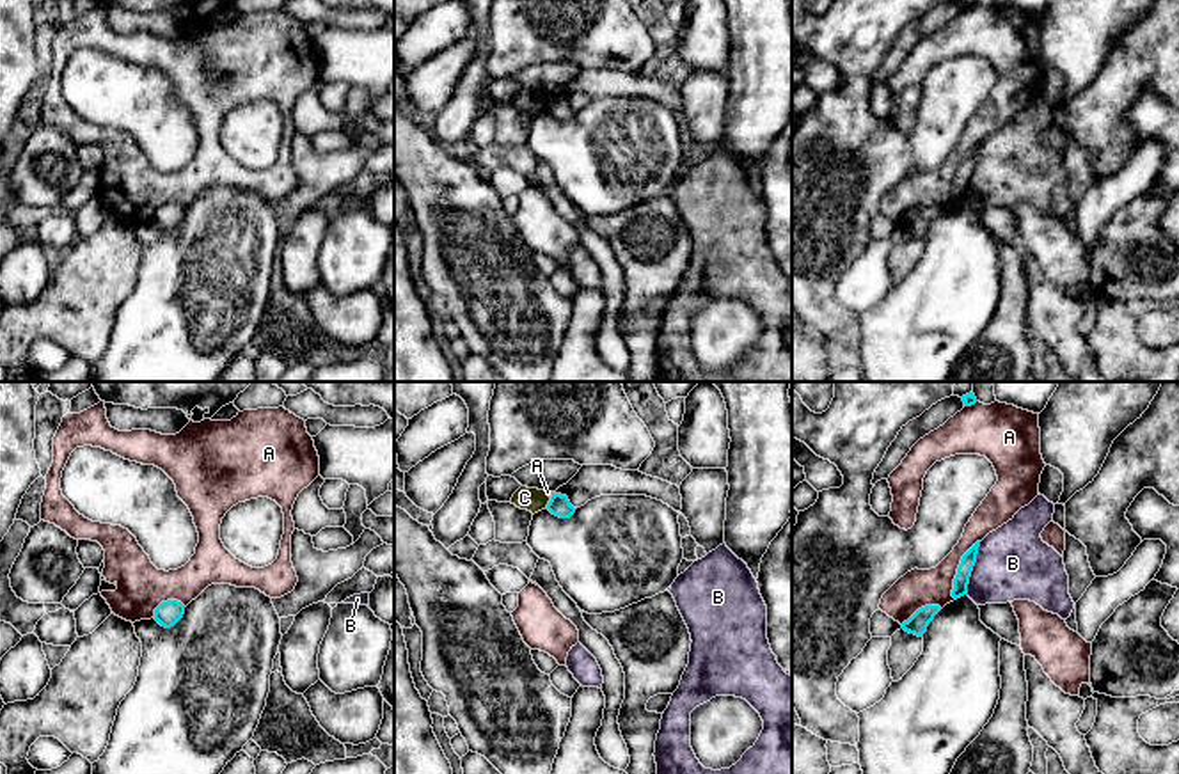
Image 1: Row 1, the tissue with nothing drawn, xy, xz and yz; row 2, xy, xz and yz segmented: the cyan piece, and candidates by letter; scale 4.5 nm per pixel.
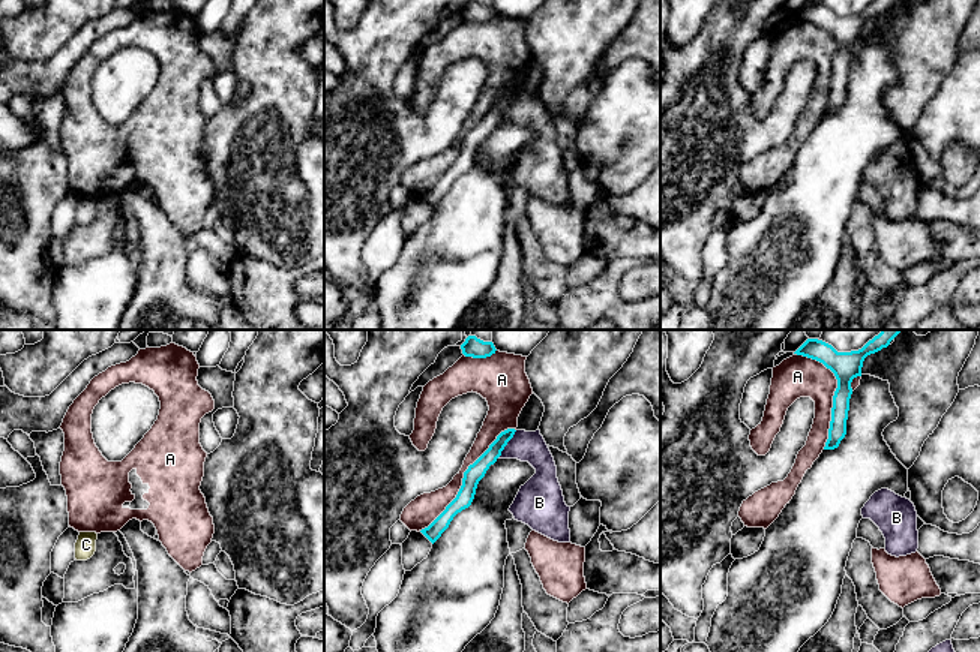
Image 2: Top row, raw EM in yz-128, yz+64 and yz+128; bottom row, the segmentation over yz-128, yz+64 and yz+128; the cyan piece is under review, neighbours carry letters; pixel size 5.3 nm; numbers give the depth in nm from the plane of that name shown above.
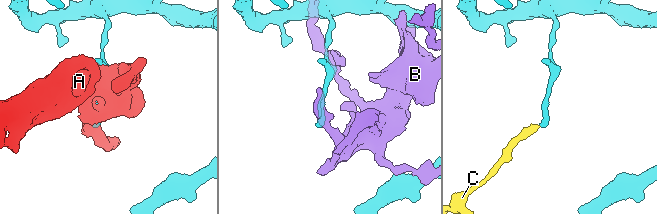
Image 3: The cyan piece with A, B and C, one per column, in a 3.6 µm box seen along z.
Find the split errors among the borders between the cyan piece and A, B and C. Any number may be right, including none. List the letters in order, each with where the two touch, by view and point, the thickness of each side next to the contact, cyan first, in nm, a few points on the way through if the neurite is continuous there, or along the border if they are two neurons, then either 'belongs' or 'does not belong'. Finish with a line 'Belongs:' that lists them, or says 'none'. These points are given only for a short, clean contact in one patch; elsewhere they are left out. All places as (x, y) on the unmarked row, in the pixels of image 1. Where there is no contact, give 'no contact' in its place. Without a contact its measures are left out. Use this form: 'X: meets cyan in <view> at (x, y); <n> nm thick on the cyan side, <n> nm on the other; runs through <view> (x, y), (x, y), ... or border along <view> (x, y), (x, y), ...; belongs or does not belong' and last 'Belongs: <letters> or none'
A: meets cyan in yz at (957, 173); 70 nm thick on the cyan side, 170 nm on the other; does not belong
B: meets cyan in yz at (972, 171); 70 nm thick on the cyan side, 340 nm on the other; does not belong
C: meets cyan in xz at (549, 105); 90 nm thick on the cyan side, 110 nm on the other; border along xz (551, 100), (545, 109); does not belong
Belongs: none

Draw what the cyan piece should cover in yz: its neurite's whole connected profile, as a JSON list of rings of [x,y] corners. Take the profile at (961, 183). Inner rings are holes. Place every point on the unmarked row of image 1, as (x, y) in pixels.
[[[977,144],[961,162],[957,178],[953,181],[953,192],[952,192],[952,199],[955,202],[968,197],[968,186],[969,186],[973,169],[977,165],[978,149],[980,149],[980,144]]]

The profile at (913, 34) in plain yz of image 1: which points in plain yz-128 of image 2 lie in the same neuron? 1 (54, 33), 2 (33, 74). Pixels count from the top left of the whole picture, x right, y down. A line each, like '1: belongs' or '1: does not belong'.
1: does not belong
2: belongs

